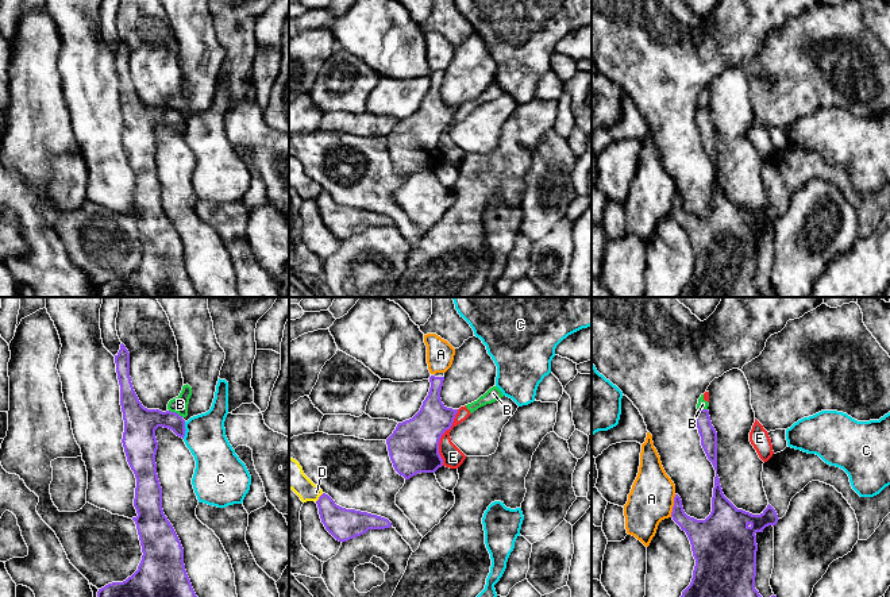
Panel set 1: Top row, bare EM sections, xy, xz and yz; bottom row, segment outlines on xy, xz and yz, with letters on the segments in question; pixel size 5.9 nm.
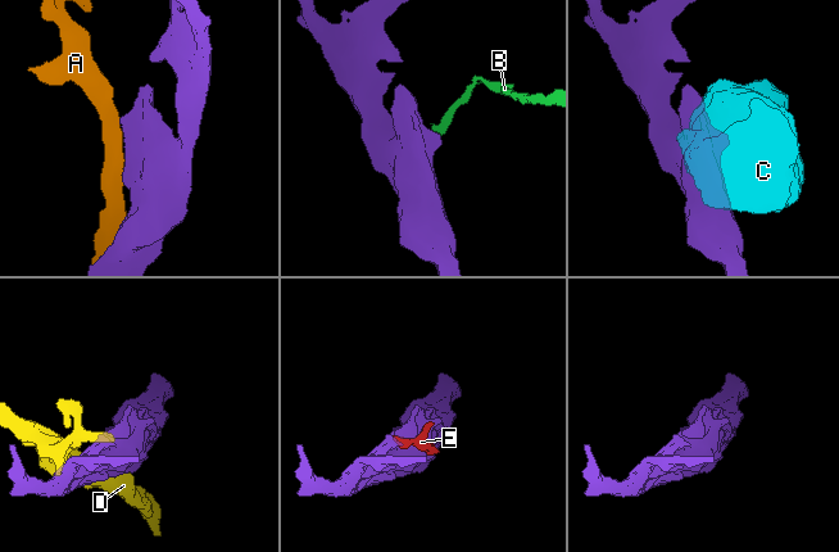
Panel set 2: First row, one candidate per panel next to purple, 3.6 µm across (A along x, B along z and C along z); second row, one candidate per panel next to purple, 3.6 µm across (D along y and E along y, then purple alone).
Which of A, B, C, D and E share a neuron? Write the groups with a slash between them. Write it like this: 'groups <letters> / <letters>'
groups A / B E / C / D

